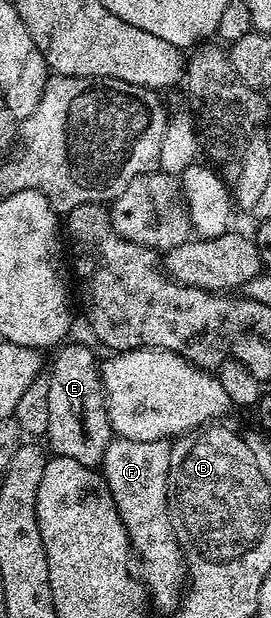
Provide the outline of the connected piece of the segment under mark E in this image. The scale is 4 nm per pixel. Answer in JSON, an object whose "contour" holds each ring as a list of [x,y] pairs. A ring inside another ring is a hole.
{"contour":[[[65,343],[56,350],[53,370],[47,373],[50,381],[48,392],[48,448],[56,456],[75,459],[90,467],[100,466],[109,442],[115,434],[105,406],[105,389],[101,385],[99,357],[85,345]]]}

